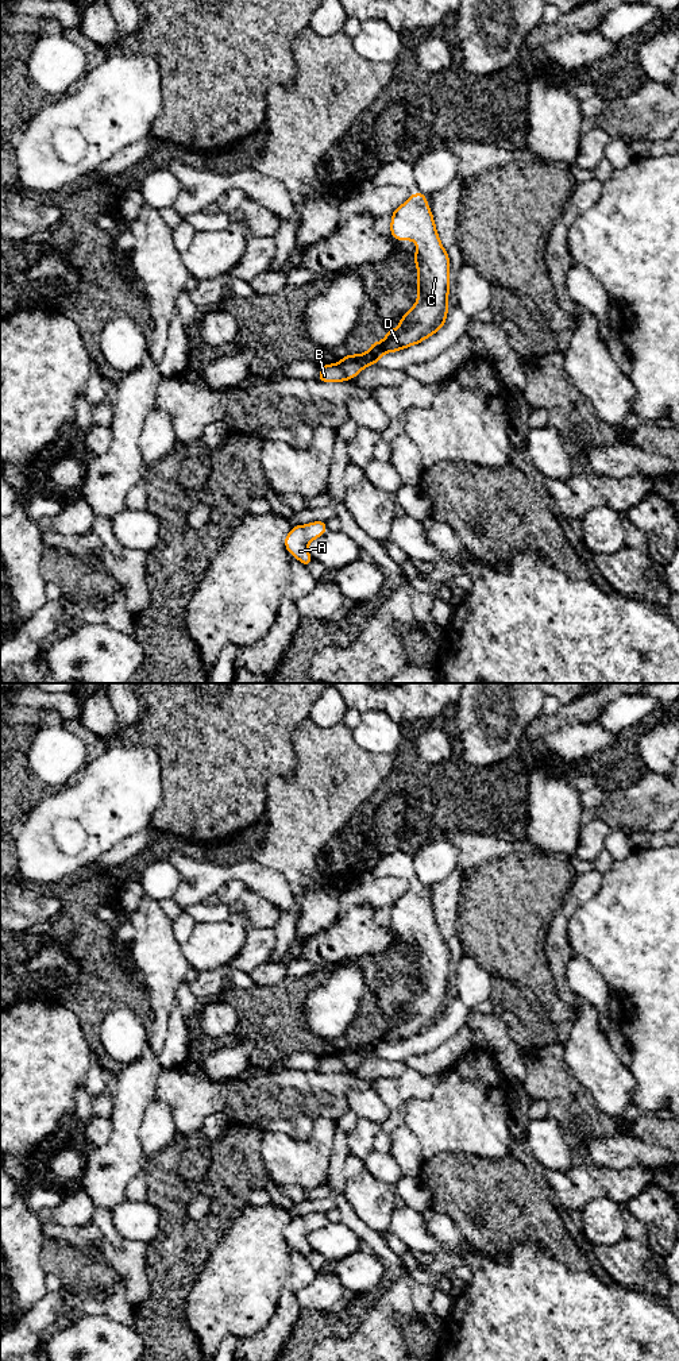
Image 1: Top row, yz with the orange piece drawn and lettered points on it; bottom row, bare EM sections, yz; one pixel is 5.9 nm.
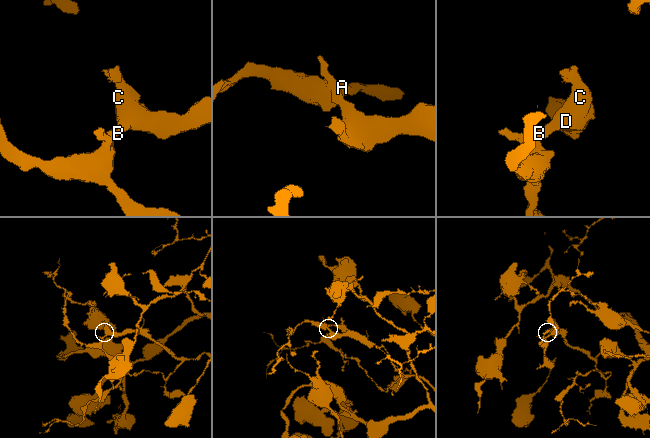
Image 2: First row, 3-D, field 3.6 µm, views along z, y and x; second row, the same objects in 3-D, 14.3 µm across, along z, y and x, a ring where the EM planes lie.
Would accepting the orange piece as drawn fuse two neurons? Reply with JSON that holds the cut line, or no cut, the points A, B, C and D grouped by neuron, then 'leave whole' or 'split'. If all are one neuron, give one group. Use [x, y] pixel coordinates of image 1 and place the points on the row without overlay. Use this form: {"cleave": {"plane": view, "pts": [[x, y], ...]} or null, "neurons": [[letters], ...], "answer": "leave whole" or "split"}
{"cleave": {"plane": "yz", "pts": [[335, 1056], [350, 1070]]}, "neurons": [["A", "B"], ["C", "D"]], "answer": "split"}

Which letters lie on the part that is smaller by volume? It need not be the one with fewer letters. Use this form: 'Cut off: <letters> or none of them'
Cut off: A, B

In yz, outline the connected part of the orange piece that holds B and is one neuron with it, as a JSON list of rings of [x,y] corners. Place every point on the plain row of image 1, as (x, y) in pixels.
[[[327,1055],[321,1059],[319,1064],[319,1073],[344,1073],[350,1069],[336,1057]]]

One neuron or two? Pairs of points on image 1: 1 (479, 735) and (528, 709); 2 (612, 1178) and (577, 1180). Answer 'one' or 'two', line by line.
1: one
2: one

